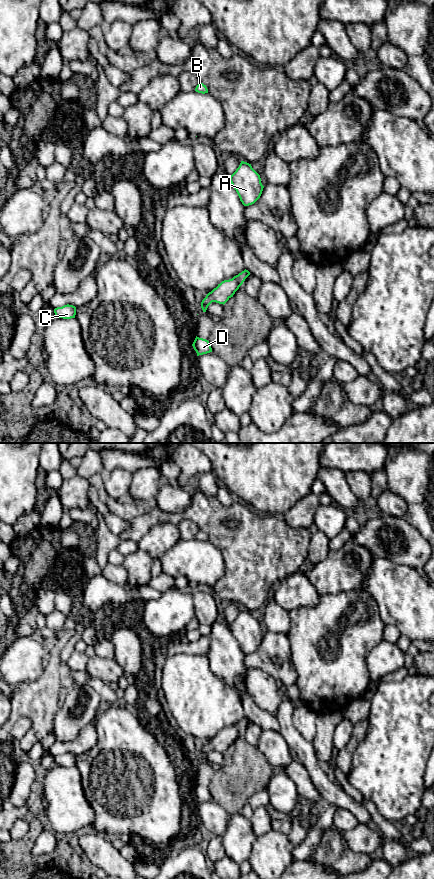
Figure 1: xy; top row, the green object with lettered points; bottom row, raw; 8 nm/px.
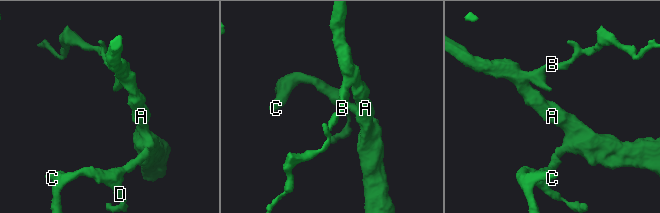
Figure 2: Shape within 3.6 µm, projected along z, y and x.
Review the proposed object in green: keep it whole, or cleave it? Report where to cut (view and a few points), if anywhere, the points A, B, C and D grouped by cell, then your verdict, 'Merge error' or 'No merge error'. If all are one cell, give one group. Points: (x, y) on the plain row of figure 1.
No split. Groups: A B C D. No merge error

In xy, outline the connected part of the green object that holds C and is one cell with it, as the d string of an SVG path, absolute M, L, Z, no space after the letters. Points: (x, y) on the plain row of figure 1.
M64 753L62 755L57 755L54 757L55 765L63 767L75 766L76 755L73 753Z

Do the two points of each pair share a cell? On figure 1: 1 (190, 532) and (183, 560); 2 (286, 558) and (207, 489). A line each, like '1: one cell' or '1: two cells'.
1: two cells
2: two cells

